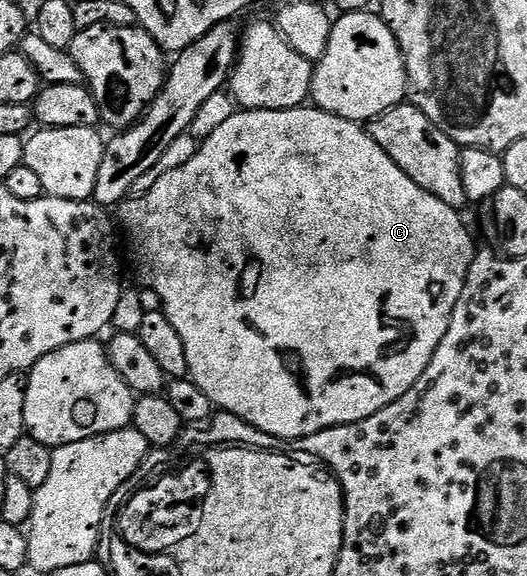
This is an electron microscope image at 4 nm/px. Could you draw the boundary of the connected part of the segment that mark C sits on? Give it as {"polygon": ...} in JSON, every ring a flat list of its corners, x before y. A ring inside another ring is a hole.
{"polygon":[[309,104,296,106,293,110,241,110,234,112,229,119,220,124,219,128,211,132,209,138,204,139,198,145,197,151,191,160,187,161,187,164,167,172,149,191,138,193,122,202,119,213,121,213,119,226,120,229,121,226,125,229,125,234,129,237,129,254,133,257,133,266,137,269,138,276,141,277,140,285,154,290,159,296,161,309,165,311,167,320,171,320,175,332,179,332,179,336,183,339,183,348,187,351,189,377,192,378,195,385,203,388,203,392,207,392,207,396,213,401,213,405,218,411,242,418,247,424,251,424,257,430,262,430,276,440,306,438,312,434,329,430,333,426,346,426,352,422,367,420,367,416,375,416,375,412,387,408,387,404,395,404,395,400,399,400,399,396,403,396,407,392,407,388,411,388,411,384,415,384,415,380,419,380,419,376,423,376,427,364,431,364,431,356,435,356,435,348,439,348,443,336,447,336,447,328,453,319,455,304,459,300,459,292,463,292,467,272,475,257,473,238,469,235,469,230,465,227,465,222,461,219,462,215,459,211,443,204,443,200,439,200,439,196,419,188,419,184,415,184,415,180,411,180,411,176,404,174,395,164,395,160,391,160,391,156,387,156,387,152,383,152,383,148,379,148,379,144,375,144,373,137,358,123,348,122]]}

